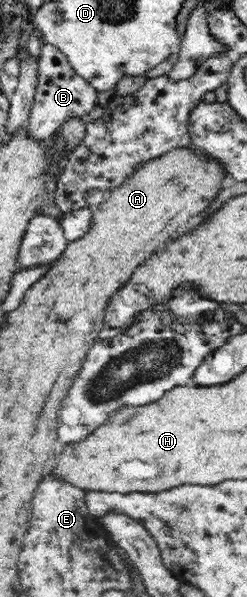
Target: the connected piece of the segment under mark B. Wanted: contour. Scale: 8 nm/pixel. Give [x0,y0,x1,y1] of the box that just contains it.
[22,42,98,143]

